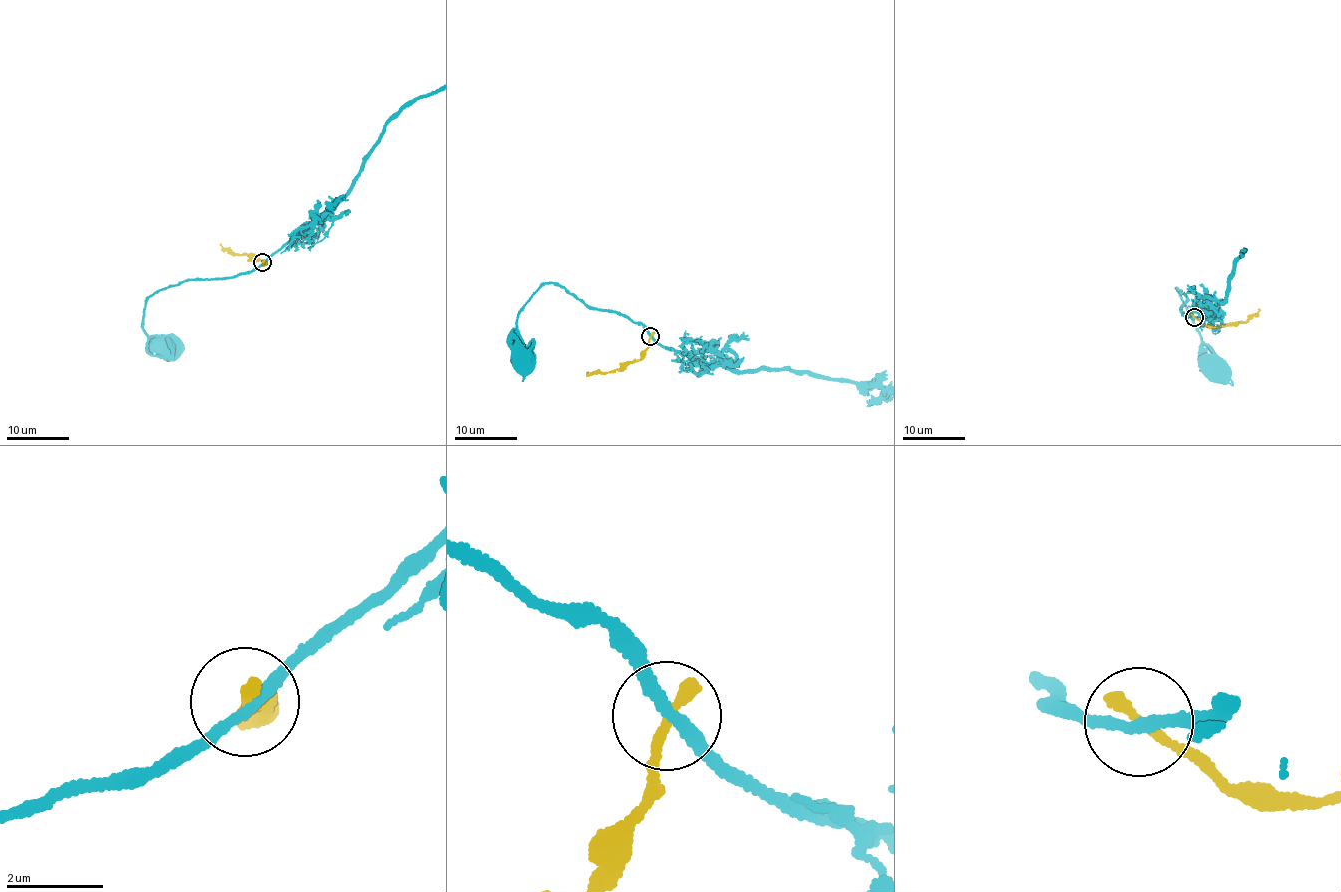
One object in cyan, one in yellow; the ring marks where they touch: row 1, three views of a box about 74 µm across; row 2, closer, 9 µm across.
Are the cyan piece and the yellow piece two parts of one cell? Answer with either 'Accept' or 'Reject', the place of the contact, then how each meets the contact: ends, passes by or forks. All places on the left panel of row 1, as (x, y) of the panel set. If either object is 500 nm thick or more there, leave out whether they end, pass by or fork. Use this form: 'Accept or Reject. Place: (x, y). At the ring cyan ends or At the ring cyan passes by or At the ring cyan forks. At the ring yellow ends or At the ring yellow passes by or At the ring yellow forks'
Reject. Place: (262, 262). At the ring cyan passes by. At the ring yellow ends

